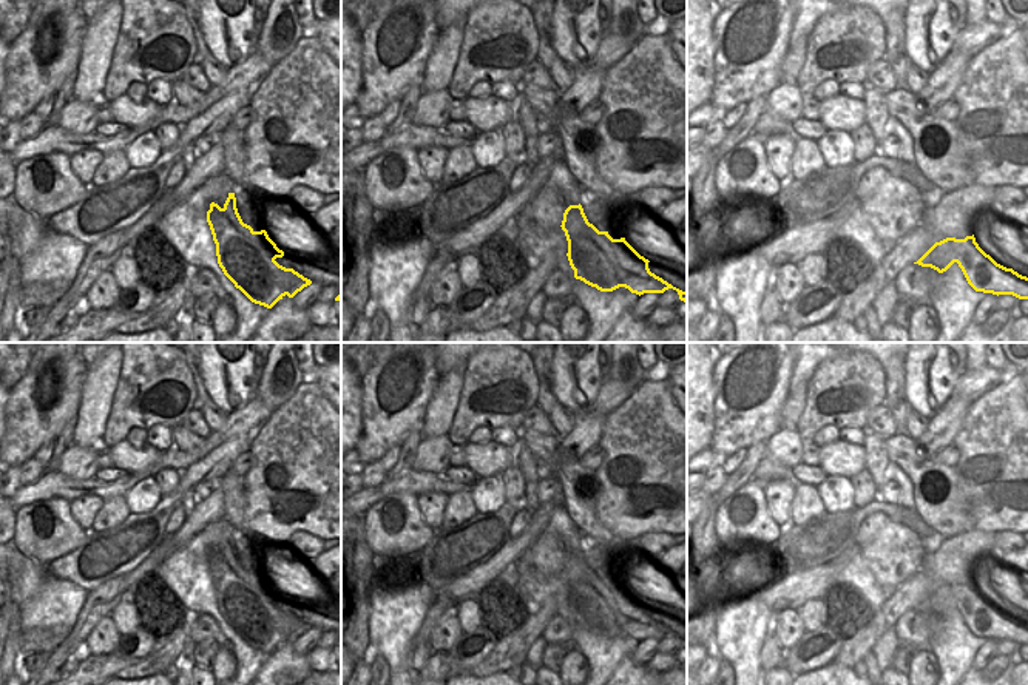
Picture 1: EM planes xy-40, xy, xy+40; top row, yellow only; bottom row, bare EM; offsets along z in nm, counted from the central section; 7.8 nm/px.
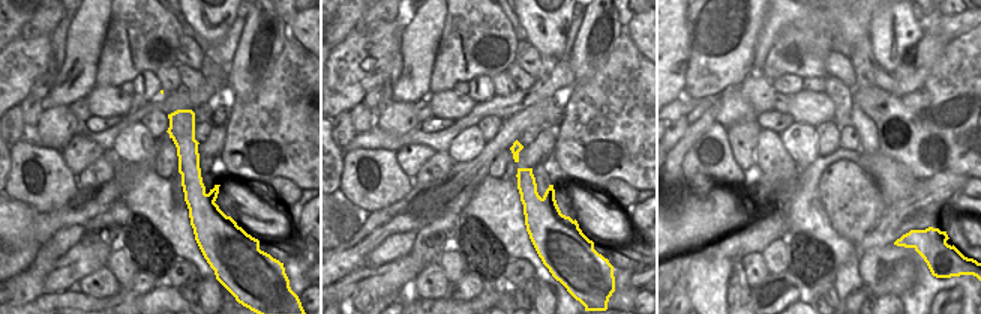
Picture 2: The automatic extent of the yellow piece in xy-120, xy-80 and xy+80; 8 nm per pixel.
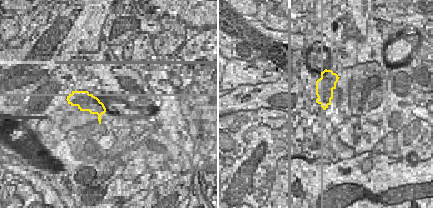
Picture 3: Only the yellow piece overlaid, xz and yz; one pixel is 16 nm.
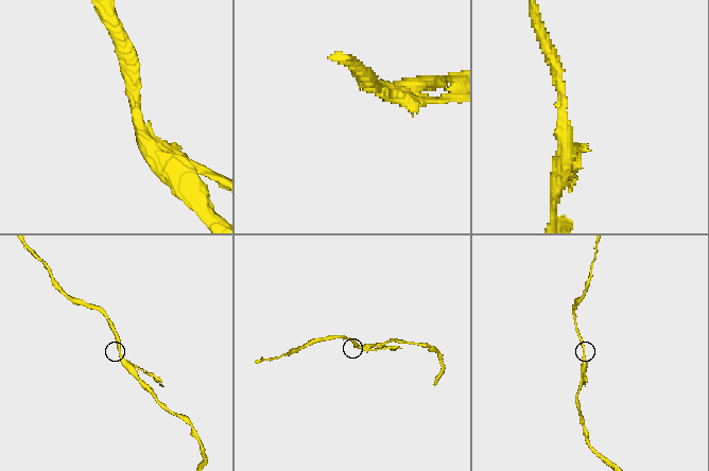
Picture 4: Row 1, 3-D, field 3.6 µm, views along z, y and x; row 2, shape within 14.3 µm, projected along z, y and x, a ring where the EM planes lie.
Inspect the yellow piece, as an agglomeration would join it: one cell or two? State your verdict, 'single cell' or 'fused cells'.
fused cells

